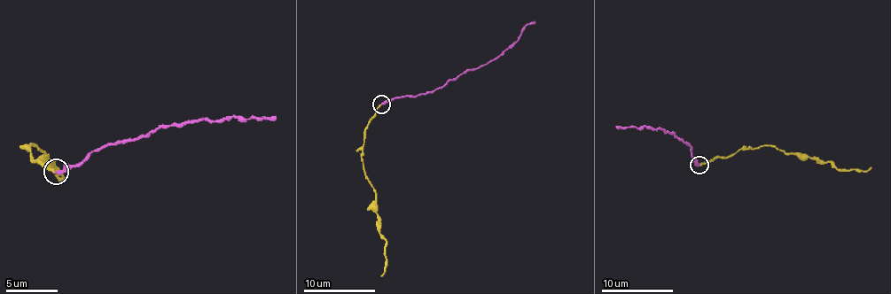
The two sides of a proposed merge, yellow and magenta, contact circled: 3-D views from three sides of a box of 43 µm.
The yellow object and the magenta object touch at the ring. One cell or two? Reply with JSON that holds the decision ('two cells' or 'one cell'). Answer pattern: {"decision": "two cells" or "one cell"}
{"decision": "two cells"}

